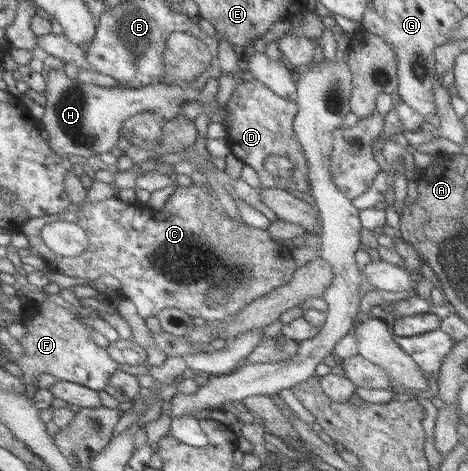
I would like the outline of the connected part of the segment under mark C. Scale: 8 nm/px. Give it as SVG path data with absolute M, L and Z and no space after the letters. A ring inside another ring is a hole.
M69 169L63 178L63 191L67 195L69 205L80 205L53 215L54 221L71 222L79 226L87 235L87 248L73 258L61 258L48 250L40 240L41 228L48 219L40 217L27 220L20 233L27 237L29 248L37 252L49 270L71 278L93 281L101 276L112 276L119 281L119 296L129 299L136 308L141 319L155 317L161 309L178 308L189 317L197 317L209 323L223 322L225 318L235 315L252 300L267 294L270 290L285 284L292 278L296 266L290 256L290 250L281 243L274 242L266 230L251 228L246 224L238 224L228 216L220 216L212 208L212 198L205 187L197 187L192 182L189 187L177 186L171 190L167 201L159 211L153 211L141 204L125 205L117 197L105 198L99 202L83 202L87 191ZM221 287L228 292L226 300L215 304L206 298L208 288Z

